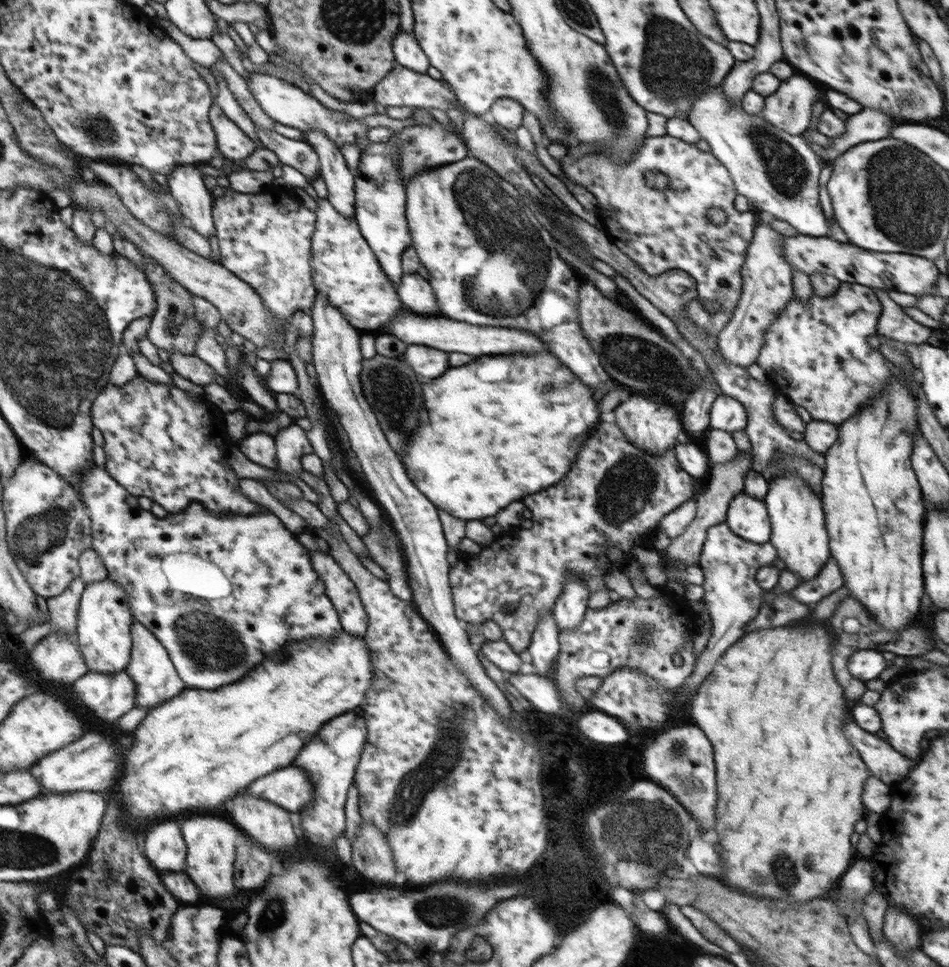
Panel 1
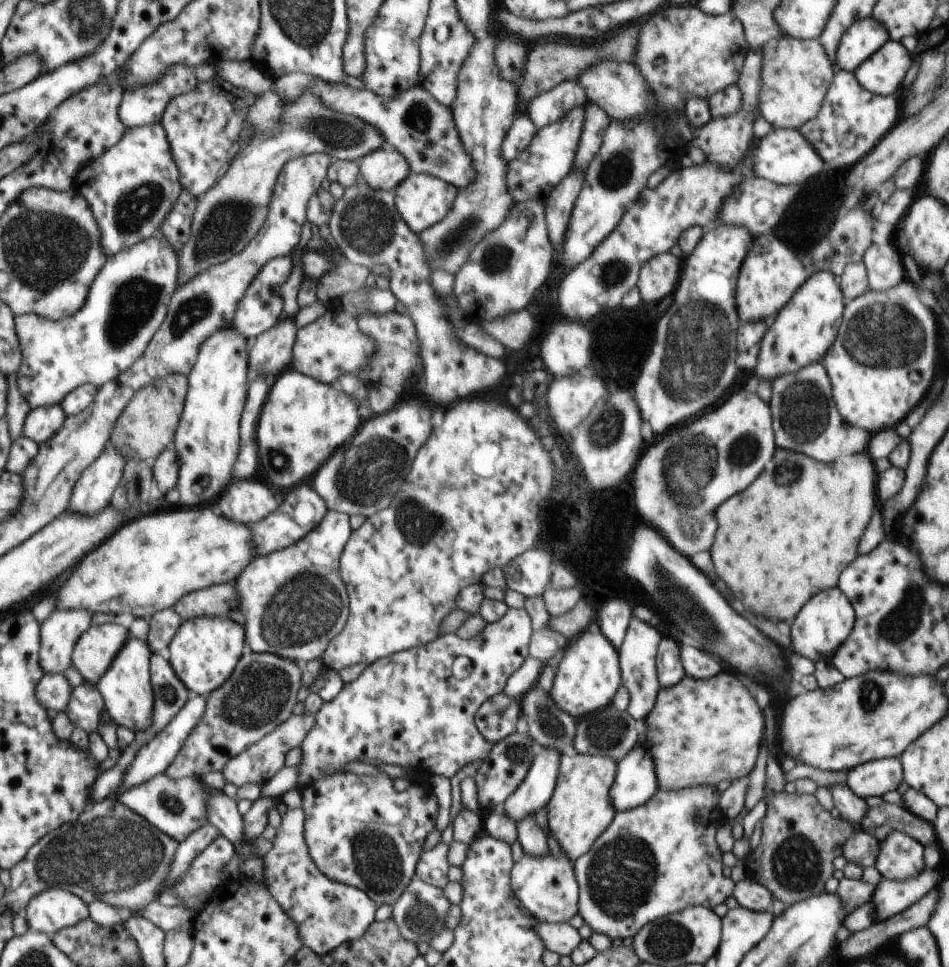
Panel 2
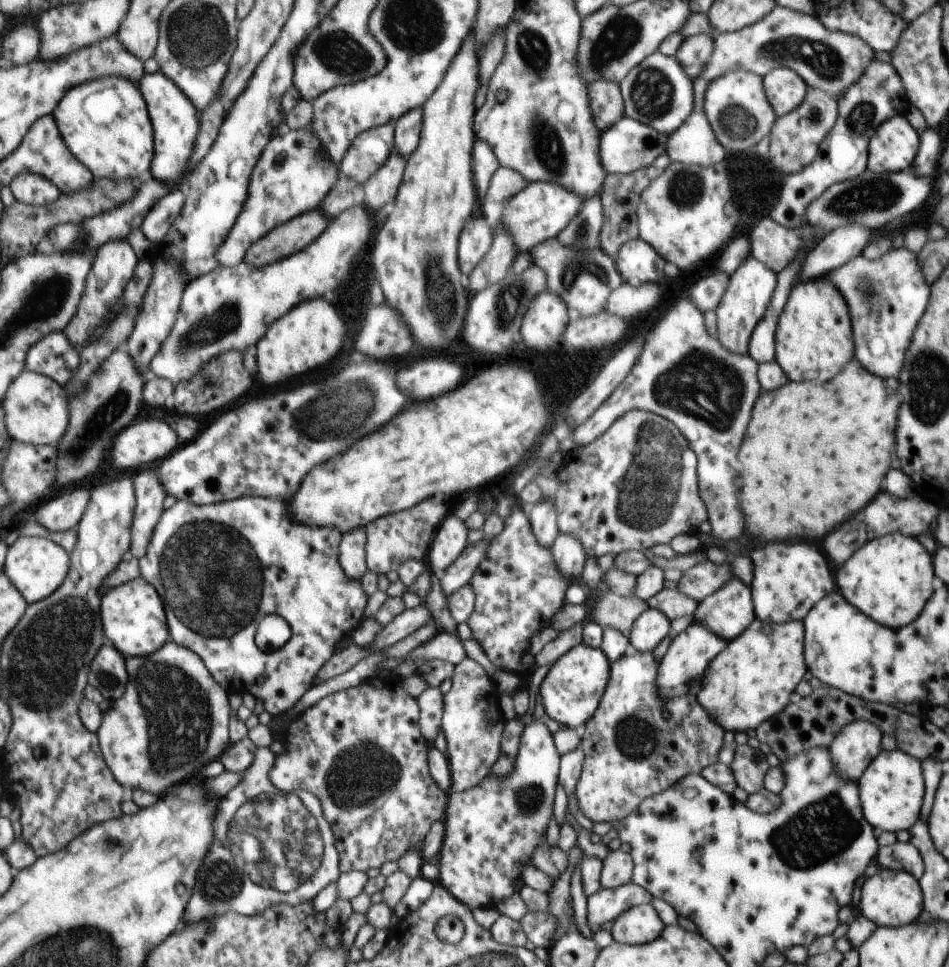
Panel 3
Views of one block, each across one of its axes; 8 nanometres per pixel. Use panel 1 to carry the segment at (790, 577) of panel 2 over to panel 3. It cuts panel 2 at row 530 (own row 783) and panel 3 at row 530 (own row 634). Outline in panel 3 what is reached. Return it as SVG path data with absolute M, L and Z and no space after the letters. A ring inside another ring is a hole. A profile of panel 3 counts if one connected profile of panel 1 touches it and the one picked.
M856 358L824 386L788 382L776 392L761 391L740 448L740 506L748 520L744 522L744 534L748 532L752 541L760 538L764 544L792 538L820 540L836 524L842 524L848 516L862 510L880 492L880 482L890 470L900 402L898 380L872 376Z

